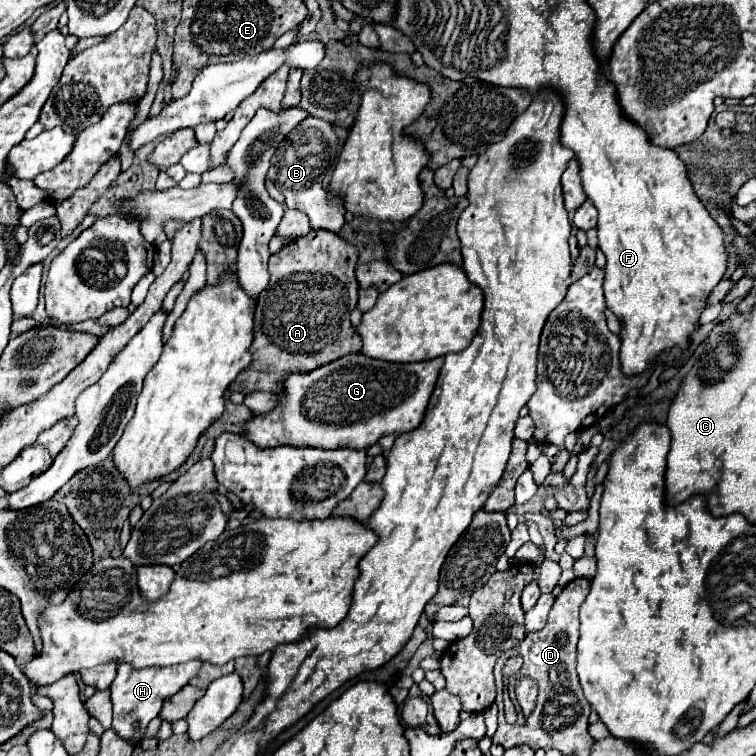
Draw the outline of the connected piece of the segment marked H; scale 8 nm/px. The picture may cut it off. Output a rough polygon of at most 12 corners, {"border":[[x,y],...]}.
{"border":[[203,661],[135,669],[119,663],[111,683],[113,729],[143,739],[163,701]]}

